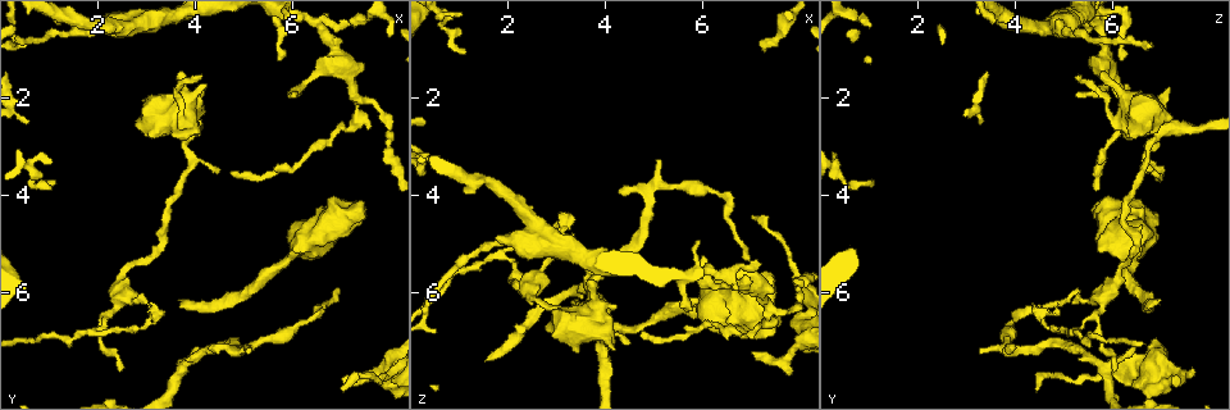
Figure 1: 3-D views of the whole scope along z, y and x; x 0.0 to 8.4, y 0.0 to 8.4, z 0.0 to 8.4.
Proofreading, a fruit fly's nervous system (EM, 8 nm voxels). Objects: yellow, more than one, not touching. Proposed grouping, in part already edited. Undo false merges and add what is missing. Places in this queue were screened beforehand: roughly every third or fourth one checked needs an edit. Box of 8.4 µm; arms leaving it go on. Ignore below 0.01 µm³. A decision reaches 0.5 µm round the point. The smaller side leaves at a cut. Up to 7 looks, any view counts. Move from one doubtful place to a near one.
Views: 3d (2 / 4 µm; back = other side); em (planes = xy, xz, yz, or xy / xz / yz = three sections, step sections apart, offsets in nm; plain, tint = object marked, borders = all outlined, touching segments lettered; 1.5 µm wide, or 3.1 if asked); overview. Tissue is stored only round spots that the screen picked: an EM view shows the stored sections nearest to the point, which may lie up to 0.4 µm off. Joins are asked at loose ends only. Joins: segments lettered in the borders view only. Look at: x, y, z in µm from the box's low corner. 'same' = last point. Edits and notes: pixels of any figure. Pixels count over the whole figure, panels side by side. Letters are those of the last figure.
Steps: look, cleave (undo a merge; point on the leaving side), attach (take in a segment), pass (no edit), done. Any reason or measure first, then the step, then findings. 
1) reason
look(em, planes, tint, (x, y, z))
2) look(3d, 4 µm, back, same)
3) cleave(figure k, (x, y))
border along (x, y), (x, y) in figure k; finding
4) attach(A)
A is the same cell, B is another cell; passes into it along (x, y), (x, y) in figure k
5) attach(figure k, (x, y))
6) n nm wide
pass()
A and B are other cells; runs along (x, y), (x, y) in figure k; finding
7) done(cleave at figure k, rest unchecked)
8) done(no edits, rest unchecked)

tapers out
look(em, planes, borders, (2.50, 7.65, 6.00))

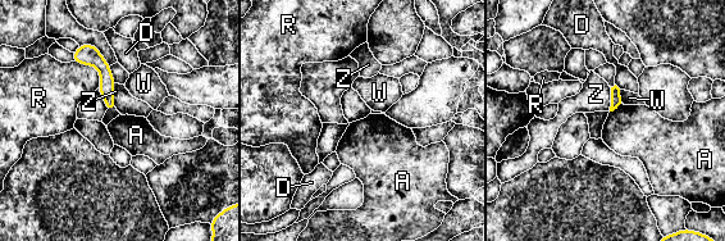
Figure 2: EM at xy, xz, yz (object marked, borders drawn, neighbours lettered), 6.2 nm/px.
pass()
A, D, R, W and Z are other cells; border along (623, 104), (610, 112) in figure 2; no lettered segment goes on from it

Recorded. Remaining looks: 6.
thin end
look(3d, 2 µm, (6.95, 6.05, 5.35))

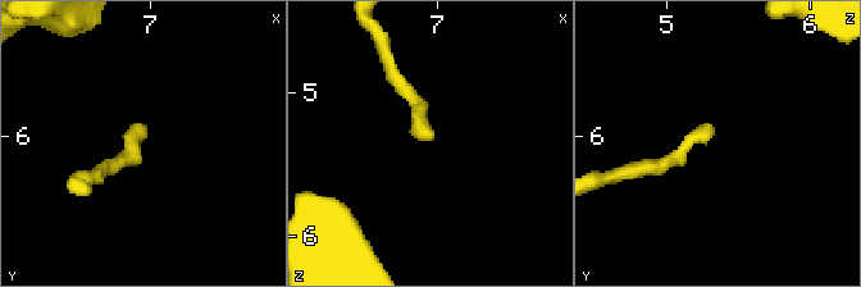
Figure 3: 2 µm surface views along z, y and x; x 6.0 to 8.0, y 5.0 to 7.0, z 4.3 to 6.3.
look(em, yz, step 4, tint, (6.94, 6.04, 5.28))

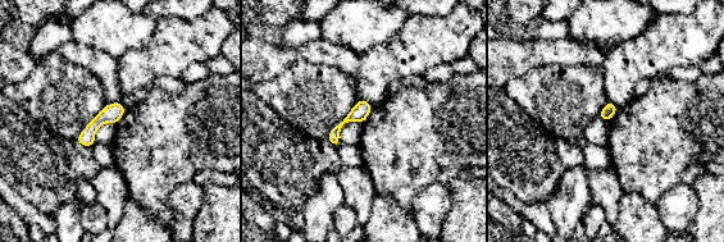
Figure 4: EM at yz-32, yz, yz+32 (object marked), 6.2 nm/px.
another direction
look(em, planes, borders, same)

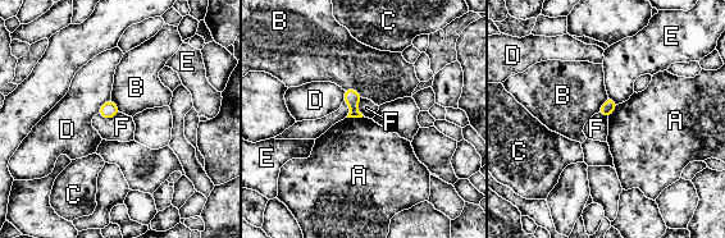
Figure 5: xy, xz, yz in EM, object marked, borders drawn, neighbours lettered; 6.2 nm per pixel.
pass()
A, B, C, D, E and F are other cells; none of them fits

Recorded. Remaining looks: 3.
free end
look(em, planes, borders, (2.95, 6.20, 5.15))

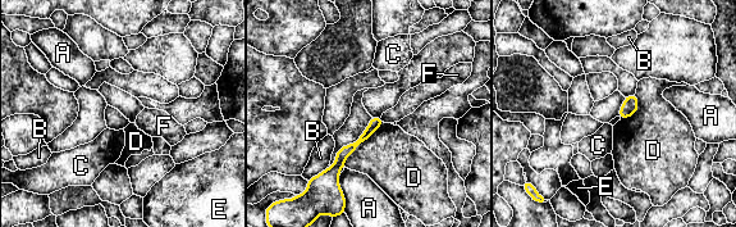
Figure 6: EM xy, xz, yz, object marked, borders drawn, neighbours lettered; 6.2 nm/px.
pass()
A, B, C, D, E and F are other cells; runs along (379, 119), (325, 176) in figure 6; none of them fits

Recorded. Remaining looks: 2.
done(no edits, rest unchecked)

